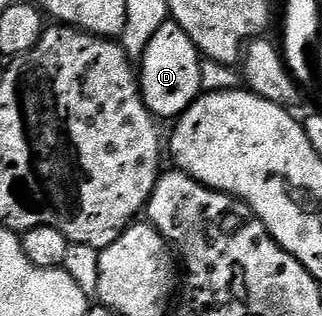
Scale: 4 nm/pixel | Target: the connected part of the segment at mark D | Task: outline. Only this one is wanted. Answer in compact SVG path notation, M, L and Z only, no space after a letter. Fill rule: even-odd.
M171 19L164 21L162 27L154 31L154 39L150 39L138 61L140 93L153 117L179 119L200 98L204 89L205 68L202 54L194 39L190 39L190 35L182 31L178 22Z

